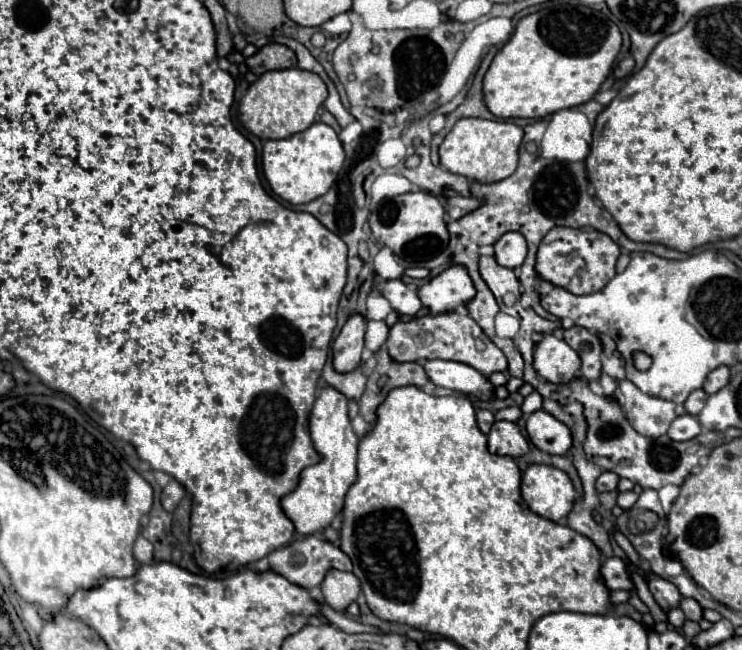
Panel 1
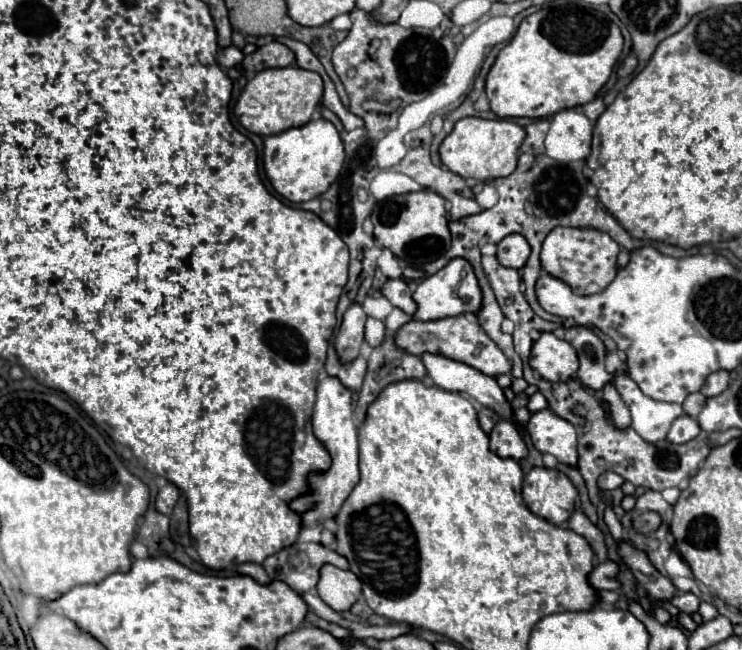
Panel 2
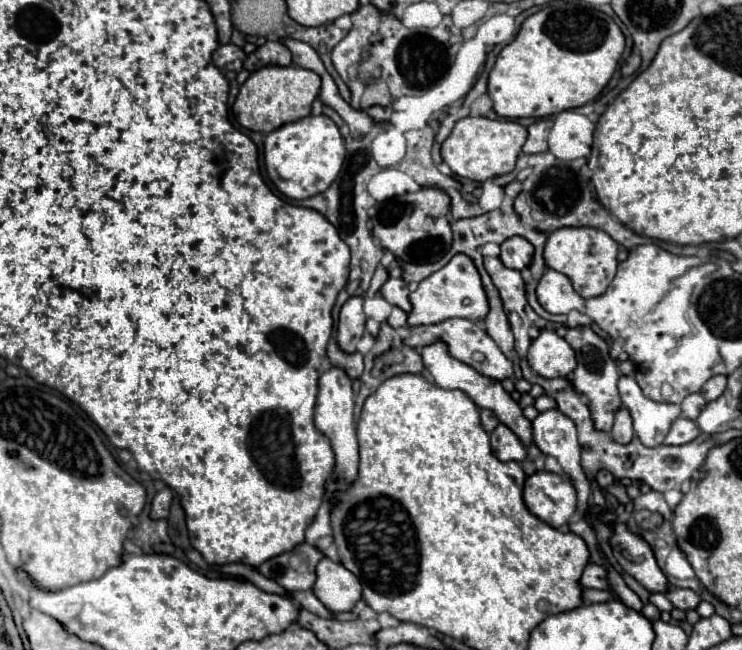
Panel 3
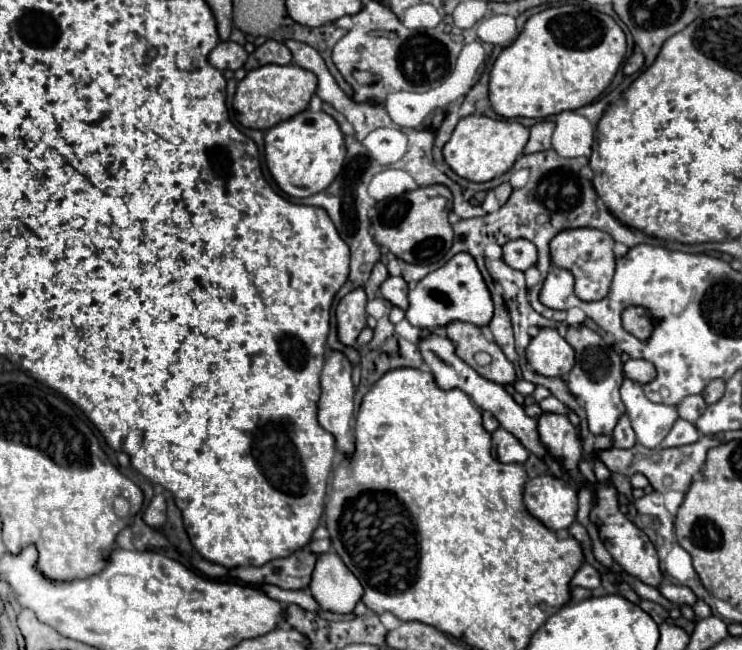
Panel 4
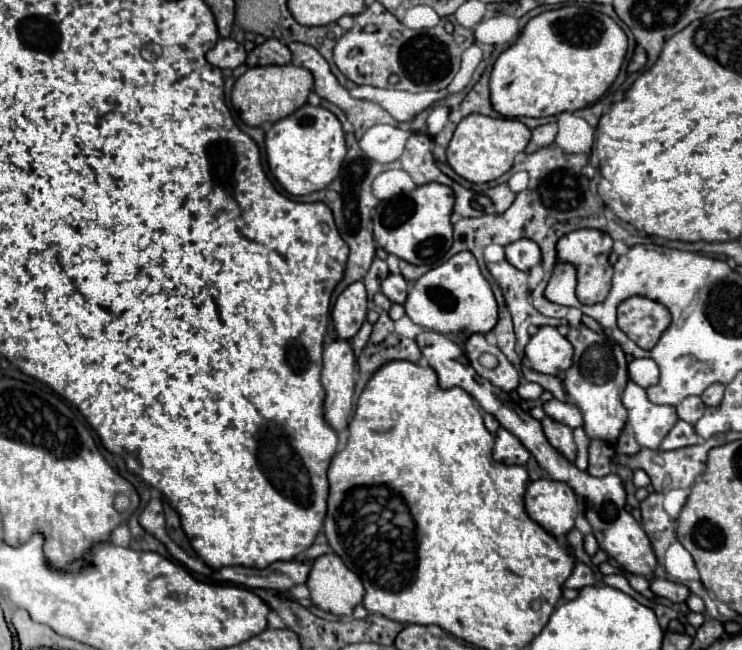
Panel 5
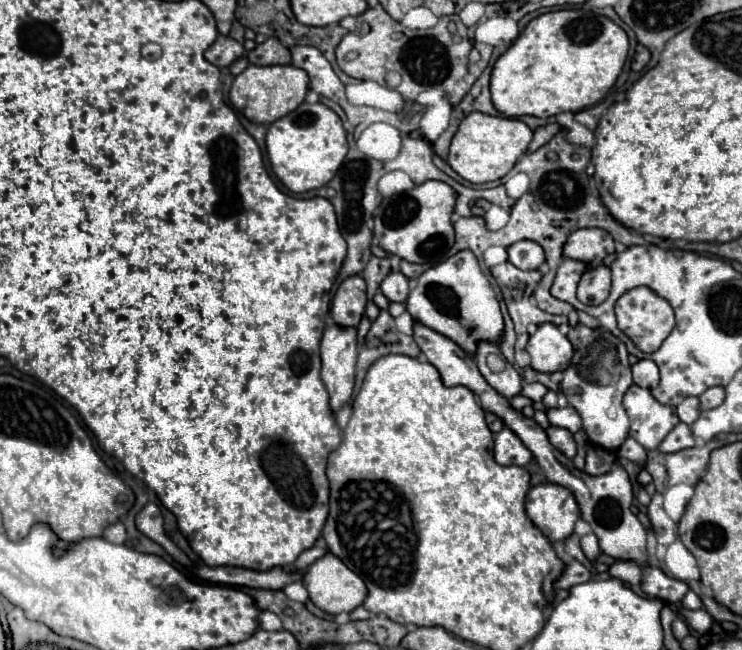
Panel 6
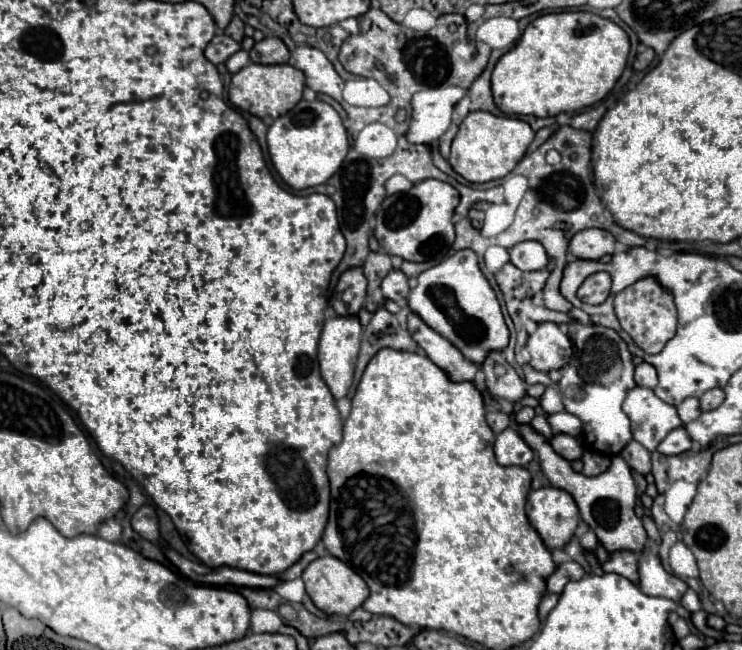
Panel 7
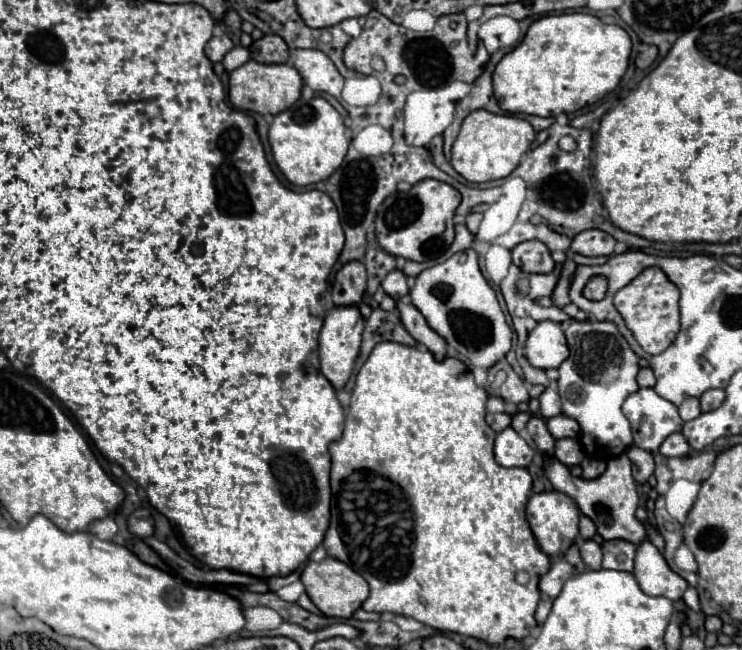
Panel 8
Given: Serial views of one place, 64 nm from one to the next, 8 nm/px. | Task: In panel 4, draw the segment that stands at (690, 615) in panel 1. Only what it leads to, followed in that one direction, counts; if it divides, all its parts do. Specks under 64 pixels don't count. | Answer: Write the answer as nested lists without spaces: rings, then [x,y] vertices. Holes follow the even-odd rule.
[[[662,584],[660,586],[660,594],[664,596],[664,598],[668,598],[672,604],[676,604],[676,606],[694,606],[696,604],[696,594],[690,590],[690,588],[686,588],[686,586],[676,586],[676,584]]]

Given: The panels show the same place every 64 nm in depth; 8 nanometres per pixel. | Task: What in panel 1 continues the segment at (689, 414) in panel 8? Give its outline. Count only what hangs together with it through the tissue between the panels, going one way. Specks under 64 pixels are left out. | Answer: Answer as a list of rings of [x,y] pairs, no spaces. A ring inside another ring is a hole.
[[[694,390],[694,392],[686,398],[686,402],[684,402],[686,412],[692,414],[692,416],[698,416],[700,410],[704,408],[704,404],[706,404],[706,398],[708,398],[708,394],[706,394],[704,390]]]

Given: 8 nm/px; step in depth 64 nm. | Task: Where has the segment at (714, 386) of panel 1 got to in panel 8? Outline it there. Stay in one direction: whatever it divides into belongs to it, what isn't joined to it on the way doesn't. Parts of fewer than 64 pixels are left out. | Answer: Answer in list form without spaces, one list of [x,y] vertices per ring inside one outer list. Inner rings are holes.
[[[706,390],[700,396],[700,404],[702,404],[702,412],[710,412],[716,410],[724,400],[724,390]]]

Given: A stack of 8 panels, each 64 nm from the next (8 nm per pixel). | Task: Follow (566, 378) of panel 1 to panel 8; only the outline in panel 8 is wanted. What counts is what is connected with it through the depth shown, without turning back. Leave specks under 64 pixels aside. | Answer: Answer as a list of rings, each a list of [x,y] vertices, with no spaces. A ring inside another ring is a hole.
[[[538,322],[538,326],[528,334],[526,358],[534,368],[558,368],[568,354],[570,350],[564,332],[556,322]]]

